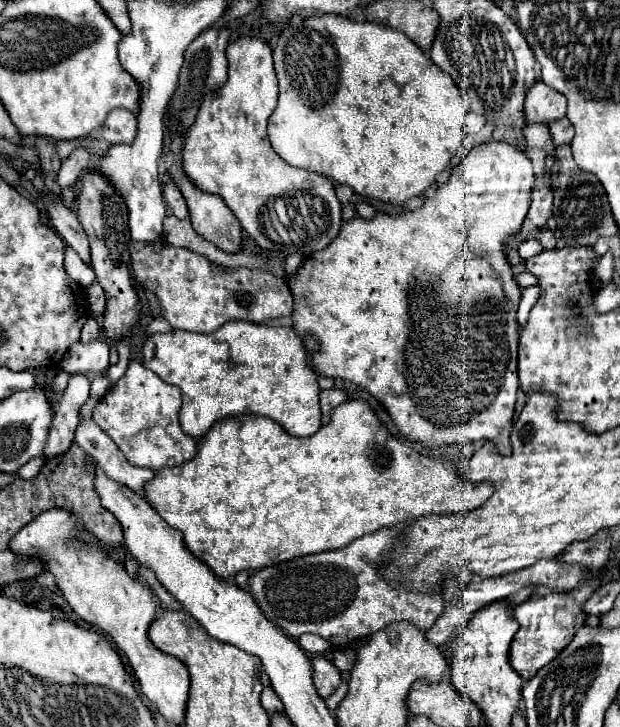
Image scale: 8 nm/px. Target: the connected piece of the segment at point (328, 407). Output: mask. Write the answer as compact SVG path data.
M331 388L331 390L323 390L321 392L321 410L323 410L323 424L327 424L331 420L331 412L335 406L343 404L347 400L343 390Z

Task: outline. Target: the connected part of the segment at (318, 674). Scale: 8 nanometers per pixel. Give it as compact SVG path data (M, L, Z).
M323 656L311 658L311 666L313 666L313 684L319 692L319 696L321 698L331 696L337 690L337 686L341 684L339 668L333 662L325 660Z

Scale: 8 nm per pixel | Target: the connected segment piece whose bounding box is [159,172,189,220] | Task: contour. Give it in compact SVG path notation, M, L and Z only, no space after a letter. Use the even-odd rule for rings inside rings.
M161 172L161 174L159 174L159 180L161 180L161 184L163 184L163 198L165 198L169 210L171 210L177 218L181 218L181 220L187 218L187 216L189 216L187 204L185 204L185 200L183 200L183 194L177 190L175 182L169 178L167 172Z

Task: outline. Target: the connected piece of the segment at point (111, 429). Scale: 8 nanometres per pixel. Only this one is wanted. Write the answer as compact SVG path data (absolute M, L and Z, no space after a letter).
M131 360L127 372L117 380L117 386L113 386L95 406L93 422L117 444L117 448L123 452L127 462L131 462L133 466L151 468L151 470L159 470L165 466L181 466L197 454L197 442L191 436L187 436L179 426L181 404L183 404L183 394L177 386L163 382L149 368L145 368L141 360Z

